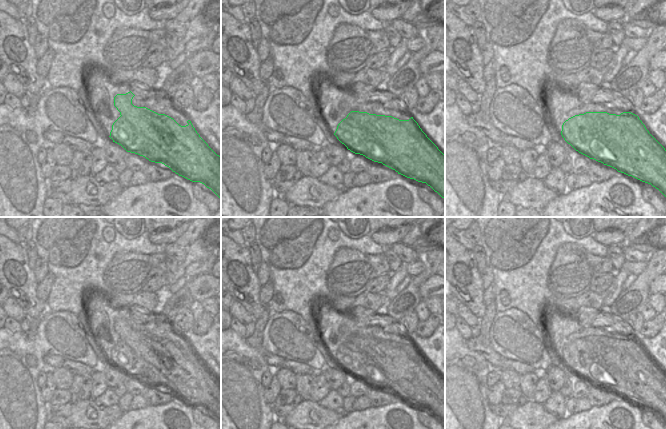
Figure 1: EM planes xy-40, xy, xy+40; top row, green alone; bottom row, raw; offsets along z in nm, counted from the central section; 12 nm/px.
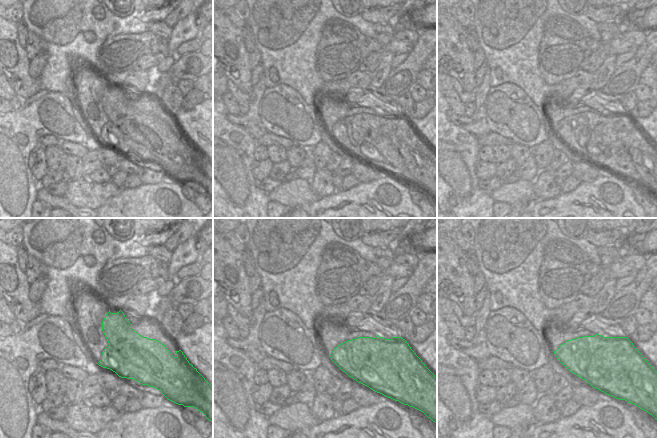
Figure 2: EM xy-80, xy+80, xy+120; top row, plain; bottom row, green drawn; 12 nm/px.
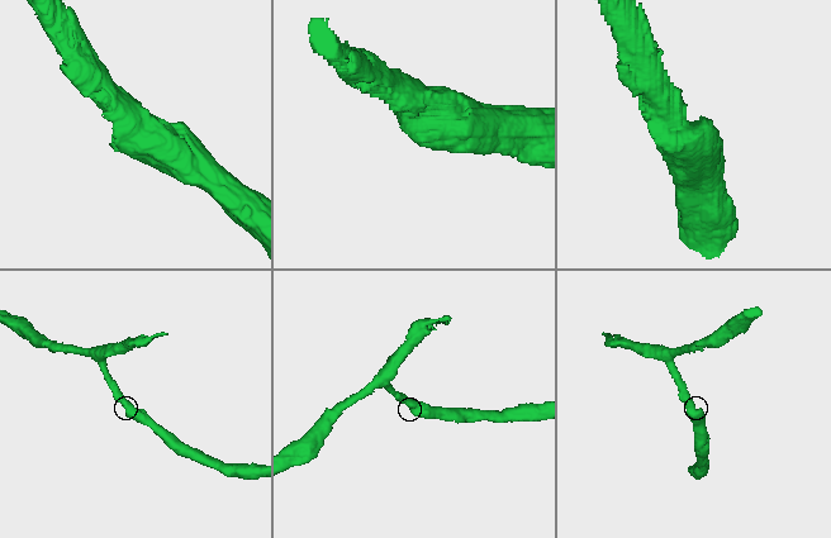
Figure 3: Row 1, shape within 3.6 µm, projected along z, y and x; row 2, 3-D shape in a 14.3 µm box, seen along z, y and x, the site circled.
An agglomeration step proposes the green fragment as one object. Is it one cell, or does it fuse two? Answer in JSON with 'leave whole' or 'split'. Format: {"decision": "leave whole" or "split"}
{"decision": "leave whole"}

